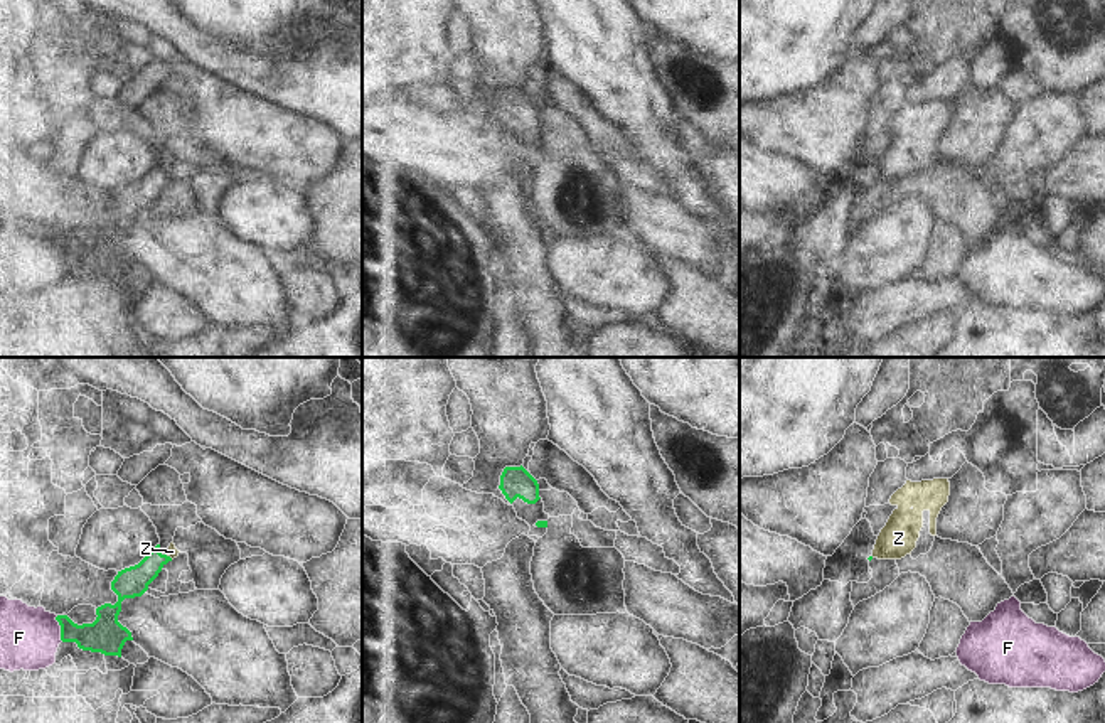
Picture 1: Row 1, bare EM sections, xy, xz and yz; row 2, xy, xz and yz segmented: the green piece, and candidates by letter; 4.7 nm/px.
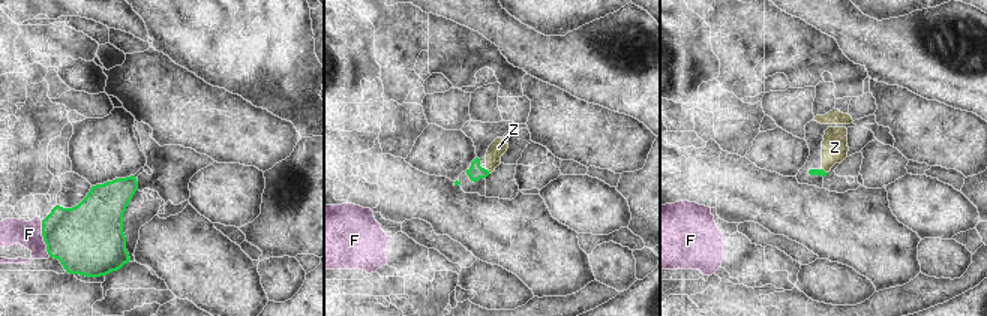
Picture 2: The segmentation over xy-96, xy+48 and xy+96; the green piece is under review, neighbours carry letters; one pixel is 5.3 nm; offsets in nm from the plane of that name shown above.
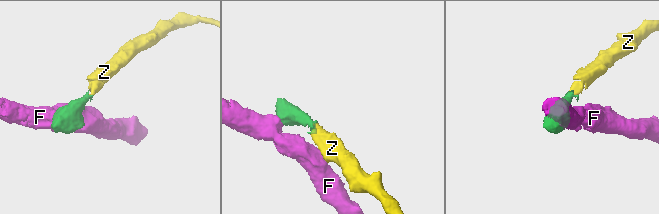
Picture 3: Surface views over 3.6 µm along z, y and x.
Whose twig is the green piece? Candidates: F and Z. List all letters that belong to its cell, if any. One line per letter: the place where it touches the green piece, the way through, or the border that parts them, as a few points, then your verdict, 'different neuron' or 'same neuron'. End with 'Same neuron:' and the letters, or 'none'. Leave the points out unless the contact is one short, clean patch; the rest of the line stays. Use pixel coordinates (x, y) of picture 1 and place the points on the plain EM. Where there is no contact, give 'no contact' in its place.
F: xy (61, 251) | along xy (56, 238), (63, 263) | different neuron
Z: xy (169, 179) | across xy (132, 204), (157, 182), (169, 179), (172, 174) | same neuron
Same neuron: Z

